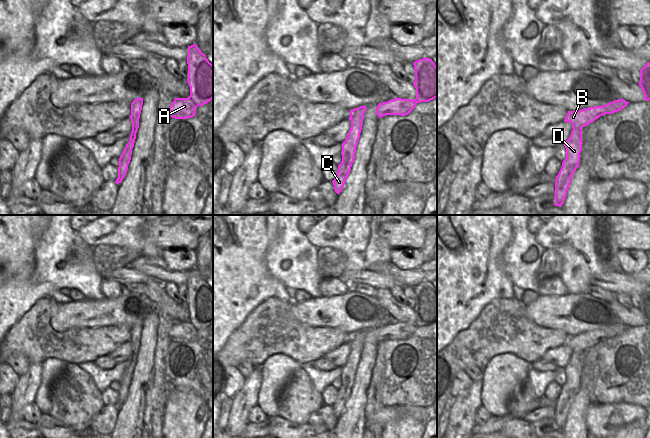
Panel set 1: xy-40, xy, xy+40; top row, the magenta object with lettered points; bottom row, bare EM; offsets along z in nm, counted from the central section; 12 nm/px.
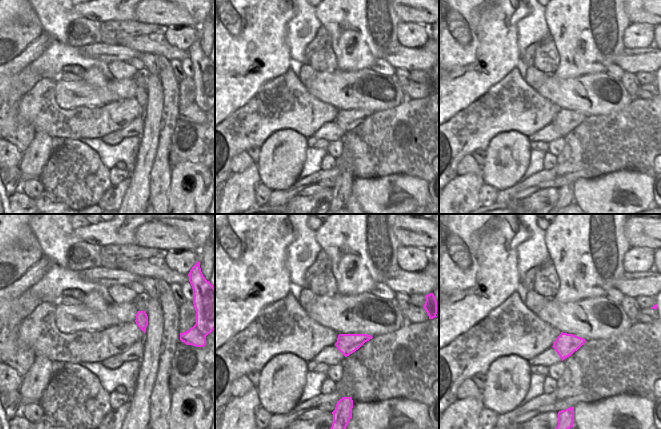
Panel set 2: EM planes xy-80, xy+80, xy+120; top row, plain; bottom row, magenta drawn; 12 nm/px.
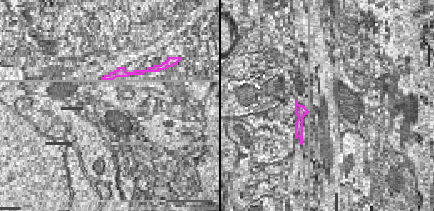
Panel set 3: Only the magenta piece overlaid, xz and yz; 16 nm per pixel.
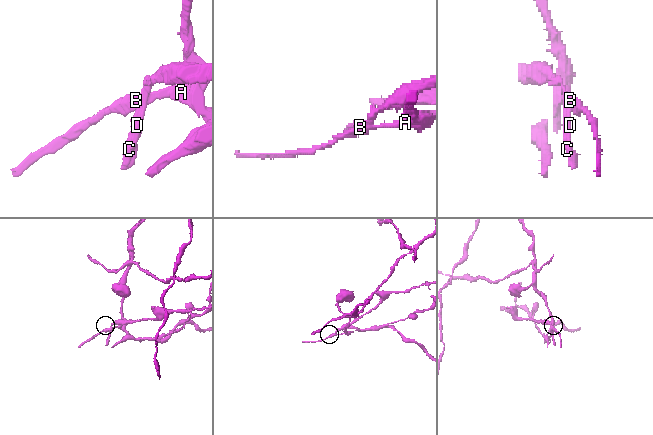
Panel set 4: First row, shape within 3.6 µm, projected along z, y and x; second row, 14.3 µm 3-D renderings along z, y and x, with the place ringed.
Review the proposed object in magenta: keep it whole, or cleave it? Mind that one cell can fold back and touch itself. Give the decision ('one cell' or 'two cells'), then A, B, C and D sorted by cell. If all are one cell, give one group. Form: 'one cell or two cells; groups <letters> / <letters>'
two cells; groups A B / C D

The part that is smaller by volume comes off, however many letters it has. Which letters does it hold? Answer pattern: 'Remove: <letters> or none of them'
Remove: C, D

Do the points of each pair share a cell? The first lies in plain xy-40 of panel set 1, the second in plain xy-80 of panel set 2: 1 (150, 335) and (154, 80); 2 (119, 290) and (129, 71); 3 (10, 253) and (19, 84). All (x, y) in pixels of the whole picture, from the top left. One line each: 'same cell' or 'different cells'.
1: same cell
2: same cell
3: same cell

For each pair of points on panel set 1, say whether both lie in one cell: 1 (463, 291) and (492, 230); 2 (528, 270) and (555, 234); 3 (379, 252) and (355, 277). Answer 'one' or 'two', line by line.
1: one
2: two
3: two

